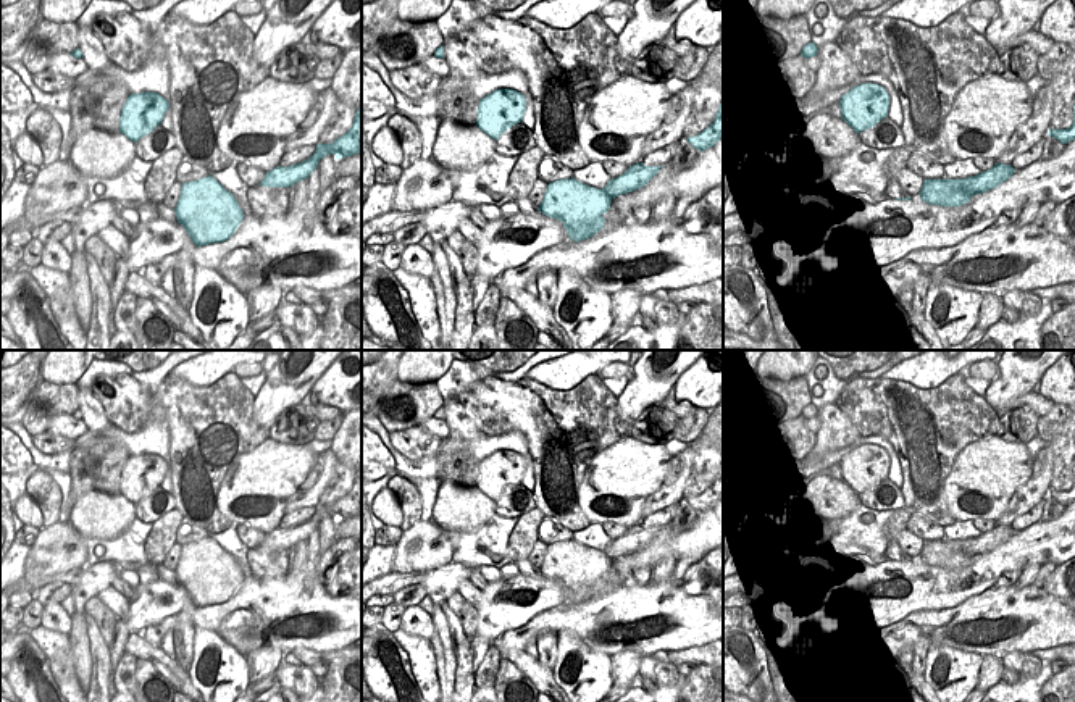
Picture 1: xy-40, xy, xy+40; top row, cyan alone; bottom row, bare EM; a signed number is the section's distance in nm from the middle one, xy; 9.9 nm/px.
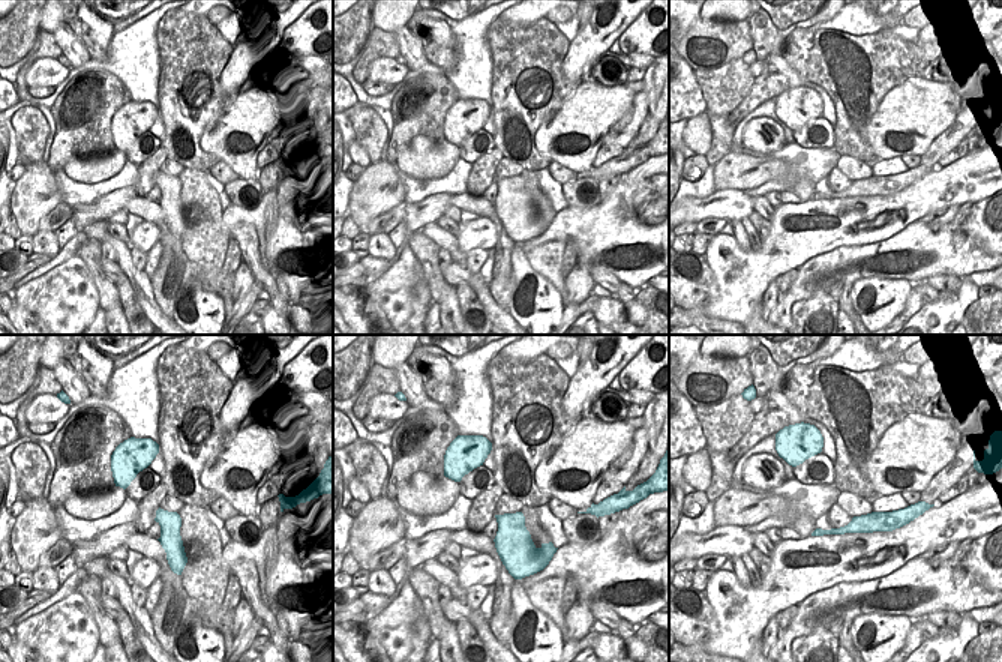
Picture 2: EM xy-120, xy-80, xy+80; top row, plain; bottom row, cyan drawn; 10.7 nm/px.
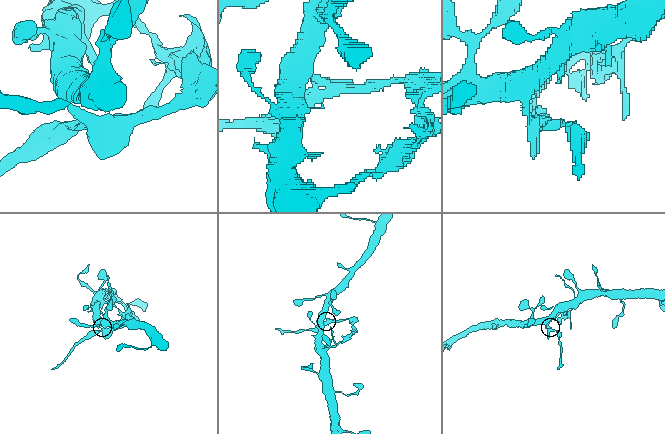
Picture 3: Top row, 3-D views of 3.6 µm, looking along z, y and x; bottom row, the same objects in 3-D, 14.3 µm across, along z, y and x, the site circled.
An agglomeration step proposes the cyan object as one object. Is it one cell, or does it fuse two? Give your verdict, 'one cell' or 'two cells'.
two cells

